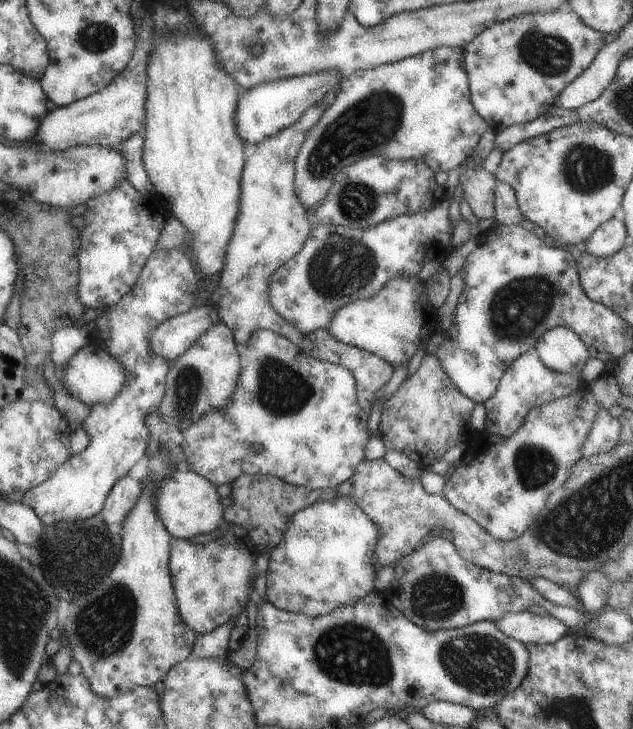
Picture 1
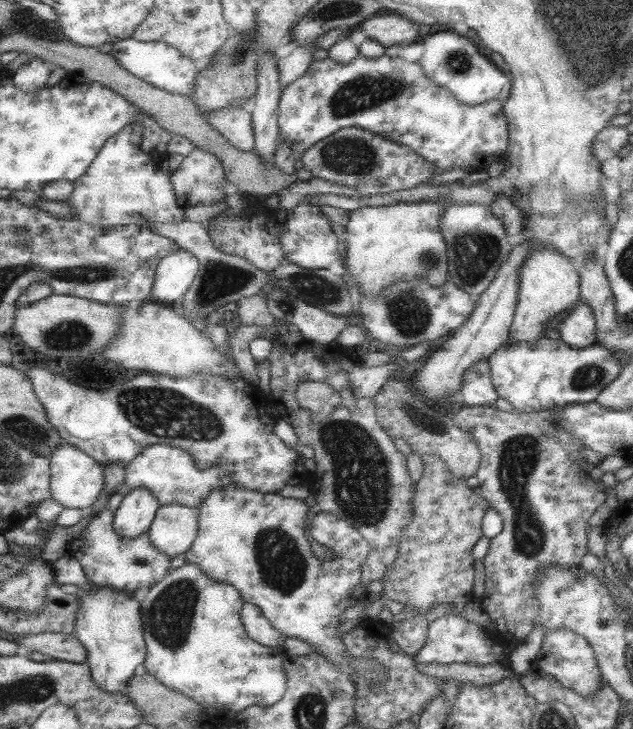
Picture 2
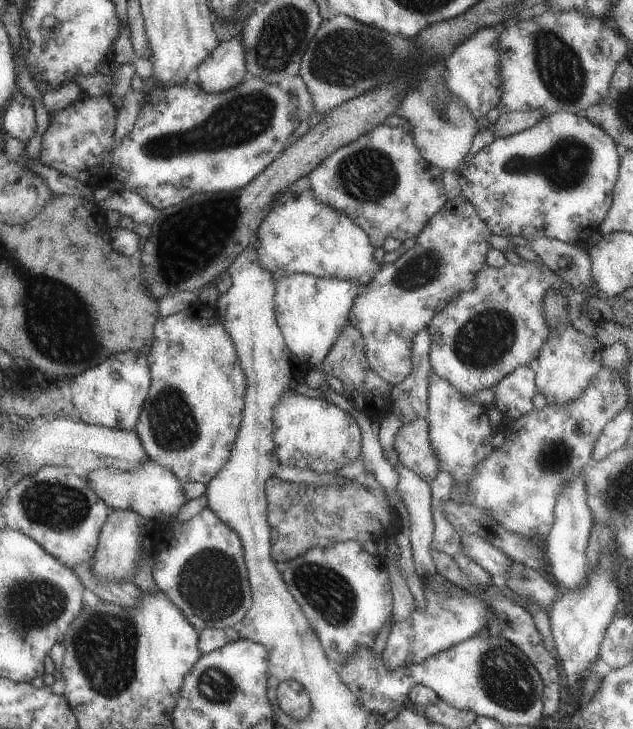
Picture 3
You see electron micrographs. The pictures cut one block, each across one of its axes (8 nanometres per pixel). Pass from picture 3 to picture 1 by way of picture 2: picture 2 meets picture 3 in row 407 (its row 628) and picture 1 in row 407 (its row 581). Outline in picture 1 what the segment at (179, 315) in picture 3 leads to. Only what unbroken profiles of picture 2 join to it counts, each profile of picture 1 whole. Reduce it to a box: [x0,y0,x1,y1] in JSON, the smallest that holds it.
[157,322,239,432]

